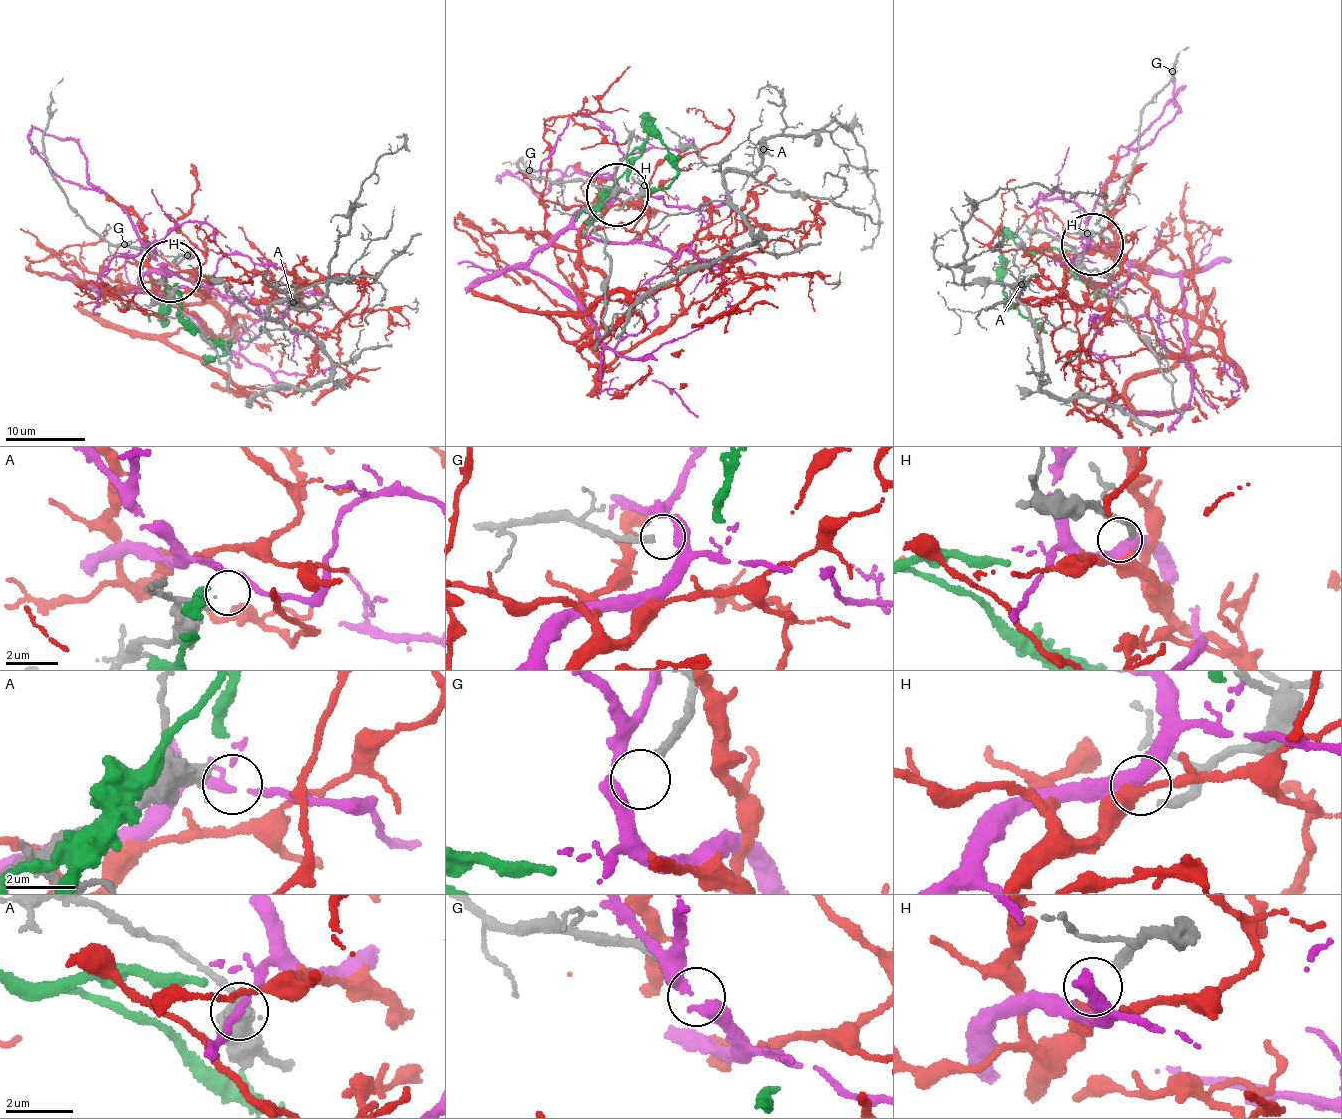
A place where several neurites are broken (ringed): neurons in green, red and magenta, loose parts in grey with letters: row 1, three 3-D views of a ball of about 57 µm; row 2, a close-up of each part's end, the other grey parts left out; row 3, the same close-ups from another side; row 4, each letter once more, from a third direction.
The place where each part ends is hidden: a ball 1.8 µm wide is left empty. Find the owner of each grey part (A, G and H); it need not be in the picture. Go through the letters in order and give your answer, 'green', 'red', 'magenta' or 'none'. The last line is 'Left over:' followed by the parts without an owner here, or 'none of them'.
A: none
G: magenta
H: red
Left over: A

